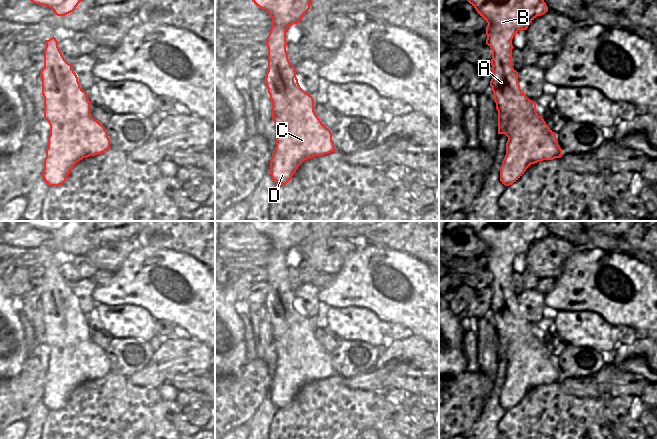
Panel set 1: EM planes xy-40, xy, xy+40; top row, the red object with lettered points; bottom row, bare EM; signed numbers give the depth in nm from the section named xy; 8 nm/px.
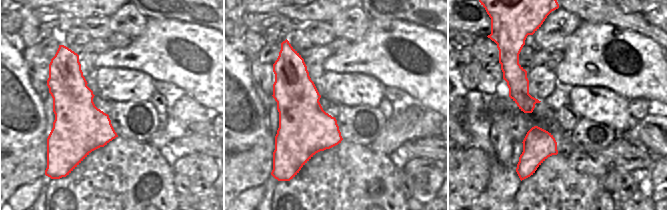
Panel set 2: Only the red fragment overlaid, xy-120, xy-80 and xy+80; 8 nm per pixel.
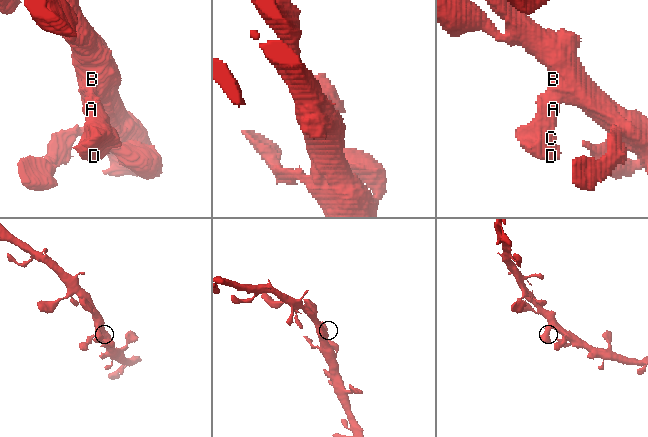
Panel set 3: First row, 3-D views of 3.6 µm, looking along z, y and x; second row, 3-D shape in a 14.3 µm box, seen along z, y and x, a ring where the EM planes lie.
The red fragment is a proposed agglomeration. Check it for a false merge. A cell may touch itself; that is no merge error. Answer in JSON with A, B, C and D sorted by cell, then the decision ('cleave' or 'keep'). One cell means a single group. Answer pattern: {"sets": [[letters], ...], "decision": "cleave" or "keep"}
{"sets": [["A", "B", "C", "D"]], "decision": "keep"}

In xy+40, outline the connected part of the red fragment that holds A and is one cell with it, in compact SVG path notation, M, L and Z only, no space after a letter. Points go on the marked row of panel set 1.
M467 0L488 23L486 44L492 49L490 86L498 111L498 134L508 137L506 155L500 167L500 181L505 186L516 182L531 165L543 160L560 158L562 149L556 134L536 111L536 102L526 97L518 83L518 72L512 67L512 39L519 30L526 30L548 7L544 0Z

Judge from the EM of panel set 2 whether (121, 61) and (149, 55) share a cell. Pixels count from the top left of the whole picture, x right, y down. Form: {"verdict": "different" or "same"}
{"verdict": "same"}

